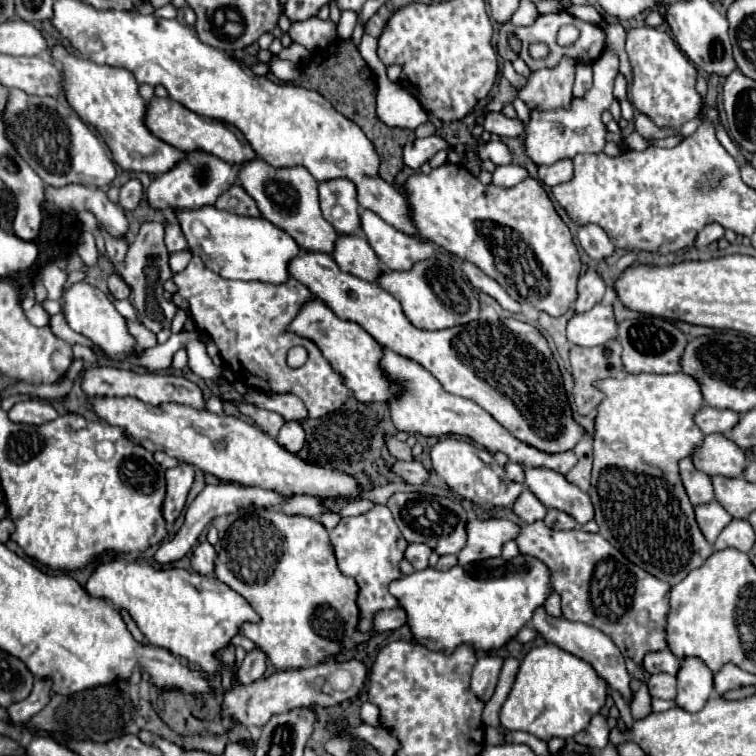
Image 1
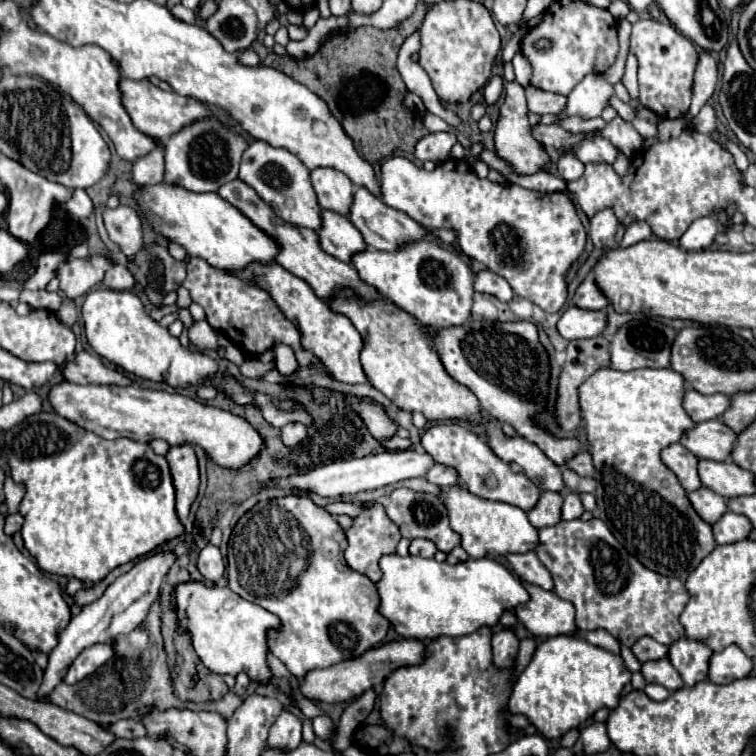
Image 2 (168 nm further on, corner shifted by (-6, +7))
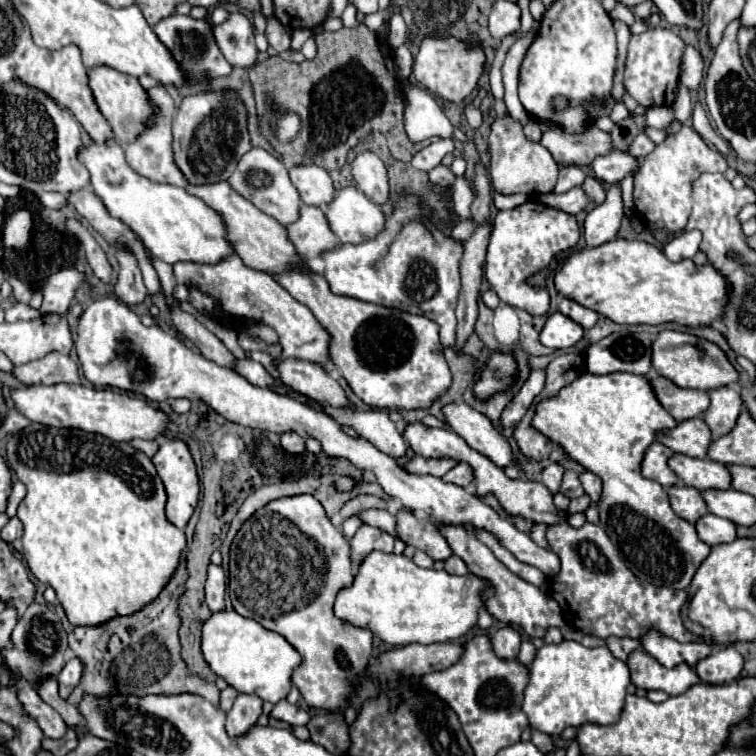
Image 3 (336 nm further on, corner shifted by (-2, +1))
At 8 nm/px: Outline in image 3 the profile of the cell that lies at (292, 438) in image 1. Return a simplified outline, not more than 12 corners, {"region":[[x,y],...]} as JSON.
{"region":[[283,433],[281,447],[291,455],[305,451],[305,439]]}

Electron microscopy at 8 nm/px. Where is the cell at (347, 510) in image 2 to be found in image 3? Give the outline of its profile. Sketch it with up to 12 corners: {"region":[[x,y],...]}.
{"region":[[367,509],[363,523],[397,537],[395,515],[383,509]]}

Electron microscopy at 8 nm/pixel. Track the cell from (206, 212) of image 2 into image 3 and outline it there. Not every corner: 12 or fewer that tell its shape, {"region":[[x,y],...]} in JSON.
{"region":[[115,139],[79,149],[111,217],[165,261],[233,255],[223,219],[139,177]]}

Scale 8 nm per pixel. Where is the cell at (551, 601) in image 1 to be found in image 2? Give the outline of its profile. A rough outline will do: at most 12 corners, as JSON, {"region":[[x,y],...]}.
{"region":[[535,551],[505,557],[527,583],[553,591],[553,579]]}

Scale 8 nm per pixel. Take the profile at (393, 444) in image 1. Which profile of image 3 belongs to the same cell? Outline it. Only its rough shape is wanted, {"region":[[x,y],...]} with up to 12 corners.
{"region":[[273,361],[287,387],[333,407],[349,403],[341,385],[319,365]]}

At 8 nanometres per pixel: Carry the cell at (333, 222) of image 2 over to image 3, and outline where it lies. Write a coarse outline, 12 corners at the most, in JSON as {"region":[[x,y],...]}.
{"region":[[301,205],[285,229],[305,259],[339,245],[319,207]]}

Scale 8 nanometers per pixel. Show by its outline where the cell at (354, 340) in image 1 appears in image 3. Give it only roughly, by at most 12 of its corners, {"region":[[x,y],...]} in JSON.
{"region":[[229,255],[173,265],[231,317],[269,325],[279,359],[329,361],[329,335],[269,273]]}

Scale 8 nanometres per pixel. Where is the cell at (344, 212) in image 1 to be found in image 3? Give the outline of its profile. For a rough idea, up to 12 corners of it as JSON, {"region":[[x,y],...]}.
{"region":[[293,165],[289,179],[305,205],[327,205],[335,187],[317,165]]}

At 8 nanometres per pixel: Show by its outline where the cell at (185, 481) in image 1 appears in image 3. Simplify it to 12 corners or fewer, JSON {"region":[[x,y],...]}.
{"region":[[161,439],[153,465],[167,519],[183,529],[199,501],[199,477],[181,439]]}

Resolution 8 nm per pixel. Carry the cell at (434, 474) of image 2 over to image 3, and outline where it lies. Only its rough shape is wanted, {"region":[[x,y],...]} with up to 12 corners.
{"region":[[457,463],[443,481],[473,489],[473,469]]}

